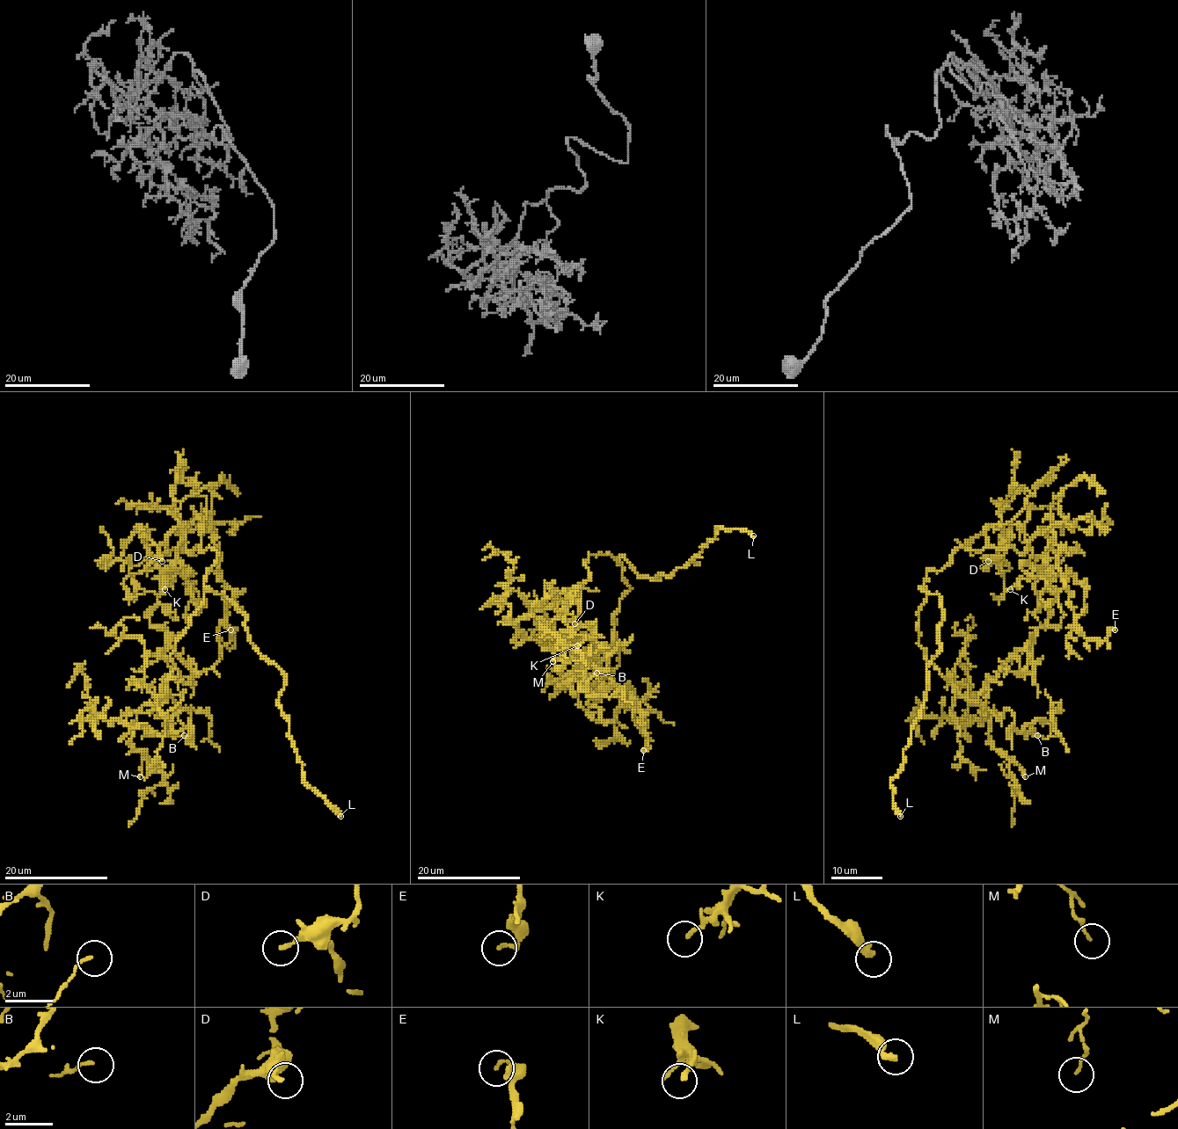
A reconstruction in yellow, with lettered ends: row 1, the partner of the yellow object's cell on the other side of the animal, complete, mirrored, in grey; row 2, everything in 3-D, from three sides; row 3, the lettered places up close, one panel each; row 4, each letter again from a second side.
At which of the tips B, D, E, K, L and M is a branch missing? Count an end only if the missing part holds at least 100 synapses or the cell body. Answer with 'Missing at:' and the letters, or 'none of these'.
Missing at: L

